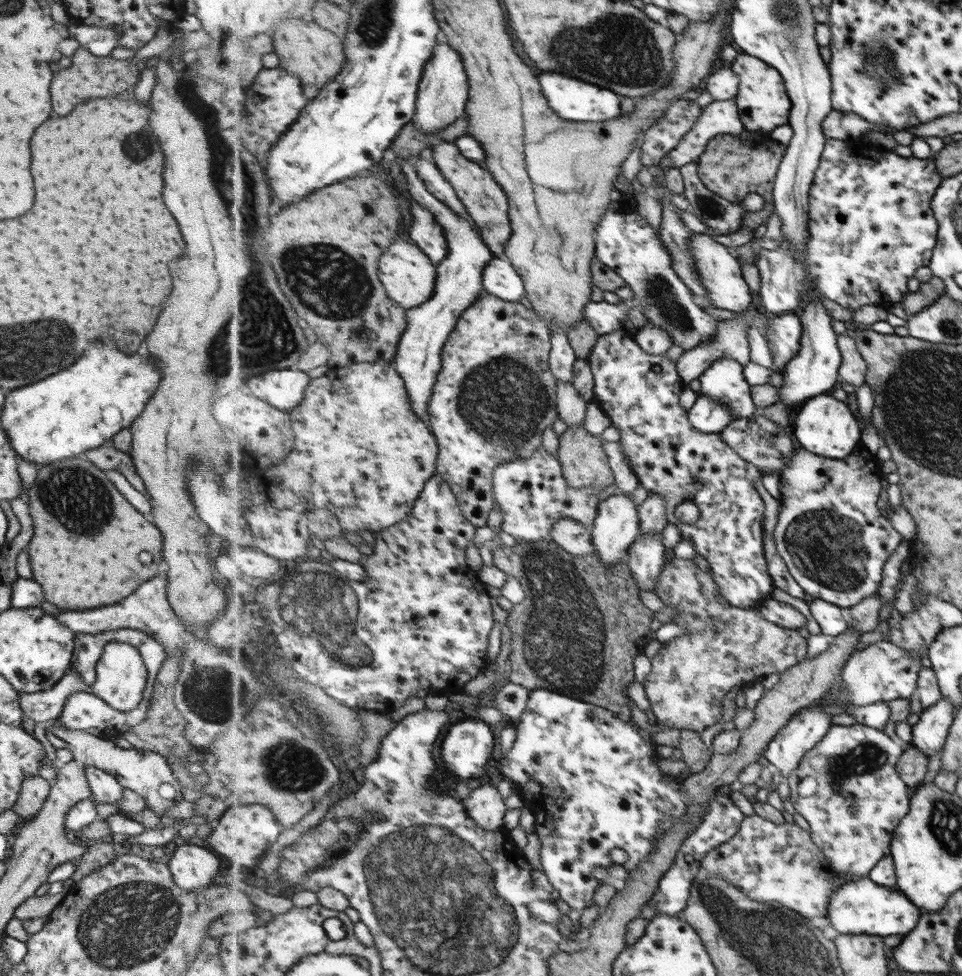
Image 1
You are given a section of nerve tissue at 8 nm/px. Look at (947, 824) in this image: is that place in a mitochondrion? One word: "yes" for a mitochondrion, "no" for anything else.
yes

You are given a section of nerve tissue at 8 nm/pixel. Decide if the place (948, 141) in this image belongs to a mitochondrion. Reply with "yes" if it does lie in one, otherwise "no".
no

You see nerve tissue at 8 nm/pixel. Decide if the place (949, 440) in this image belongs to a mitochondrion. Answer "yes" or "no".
yes

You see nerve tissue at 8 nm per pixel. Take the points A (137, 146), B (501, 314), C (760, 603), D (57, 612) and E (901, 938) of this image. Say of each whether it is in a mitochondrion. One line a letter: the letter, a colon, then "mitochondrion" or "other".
A: mitochondrion
B: other
C: other
D: other
E: other

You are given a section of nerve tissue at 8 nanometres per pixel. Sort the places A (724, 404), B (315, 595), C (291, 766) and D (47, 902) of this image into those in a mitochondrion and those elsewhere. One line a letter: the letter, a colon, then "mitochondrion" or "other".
A: other
B: mitochondrion
C: mitochondrion
D: other

